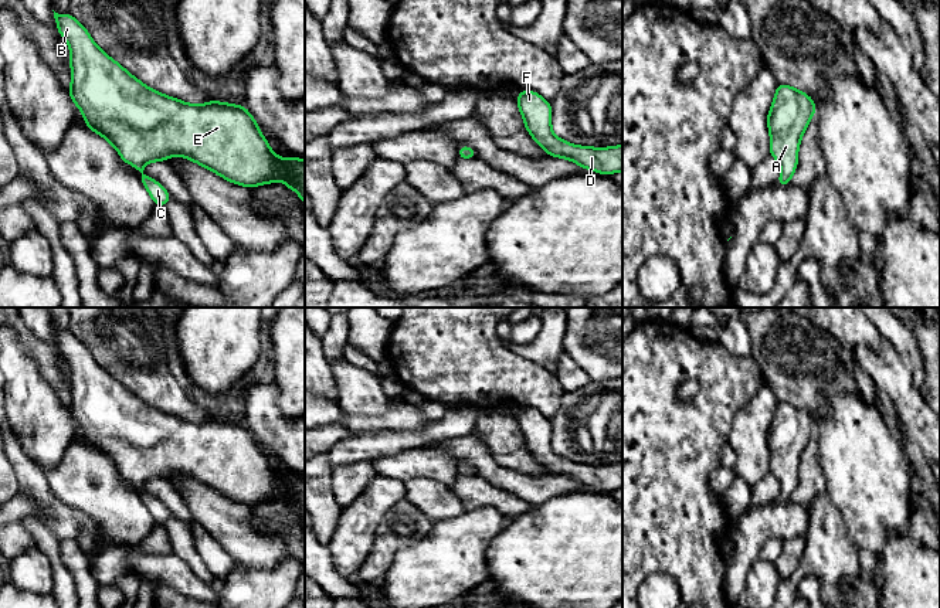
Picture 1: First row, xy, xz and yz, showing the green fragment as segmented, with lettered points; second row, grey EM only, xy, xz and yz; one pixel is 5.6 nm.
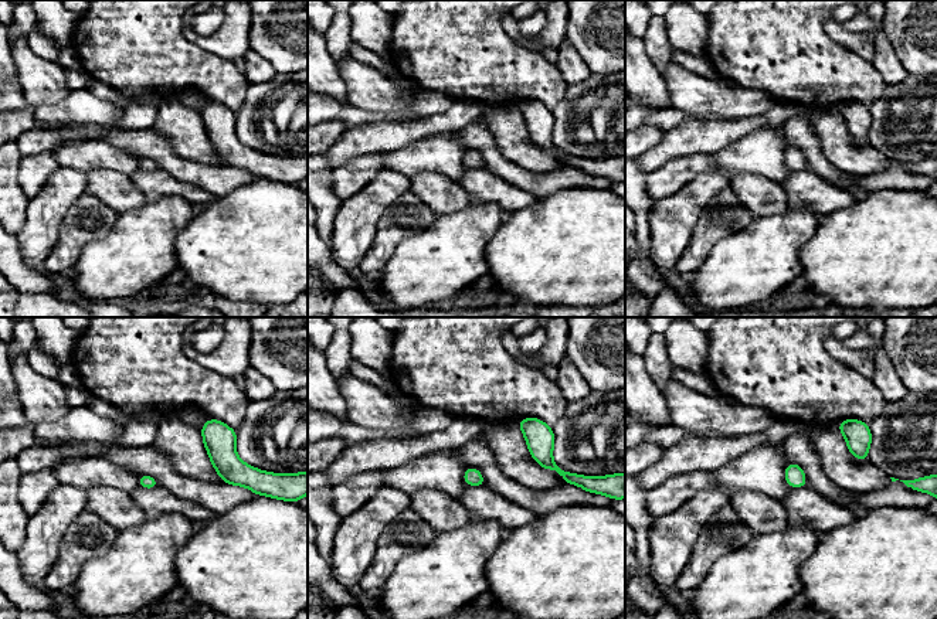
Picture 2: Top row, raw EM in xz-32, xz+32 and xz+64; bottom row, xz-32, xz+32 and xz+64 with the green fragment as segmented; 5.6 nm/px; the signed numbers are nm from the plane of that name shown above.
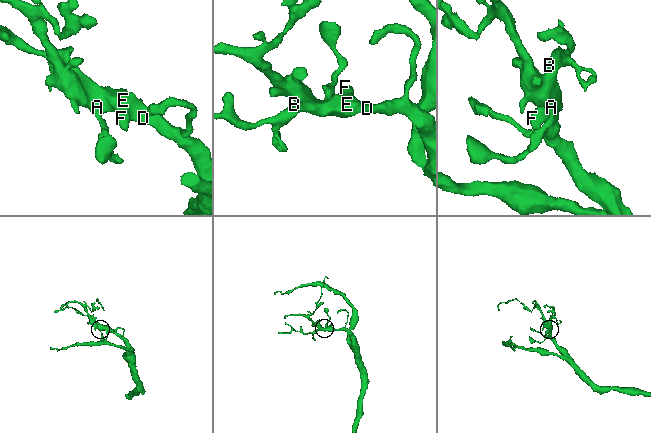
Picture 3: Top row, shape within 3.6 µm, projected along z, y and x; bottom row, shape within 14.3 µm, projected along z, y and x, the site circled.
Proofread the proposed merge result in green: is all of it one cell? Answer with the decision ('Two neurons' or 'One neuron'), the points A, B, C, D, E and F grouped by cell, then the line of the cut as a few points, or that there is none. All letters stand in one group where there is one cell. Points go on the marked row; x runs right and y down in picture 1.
One neuron. Groups: A B C D E F. No split

